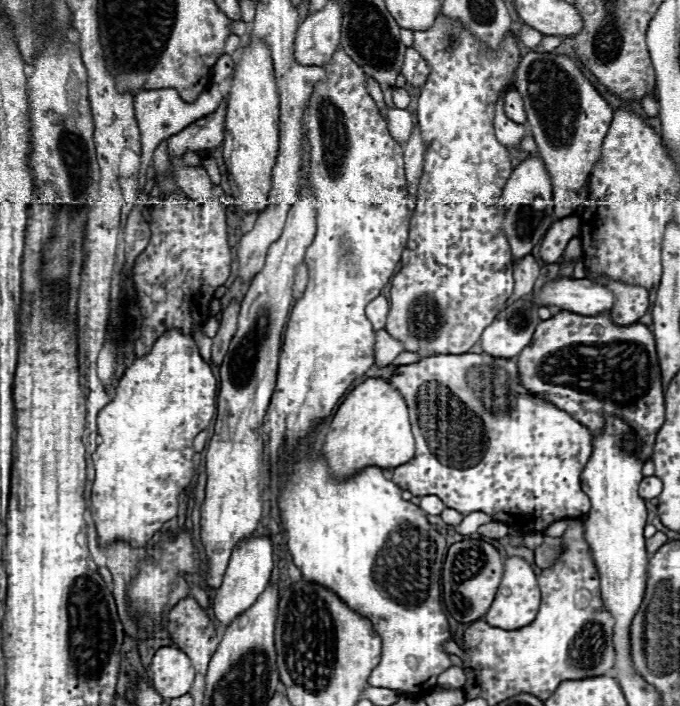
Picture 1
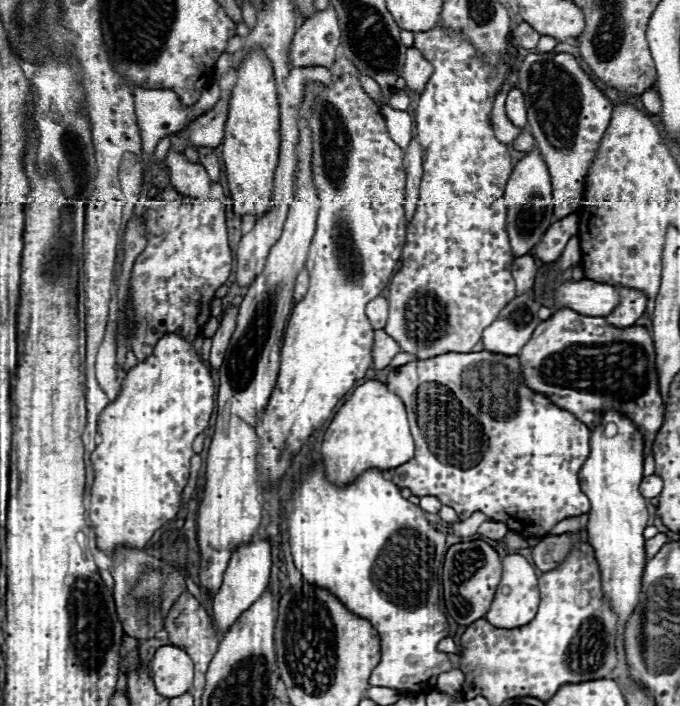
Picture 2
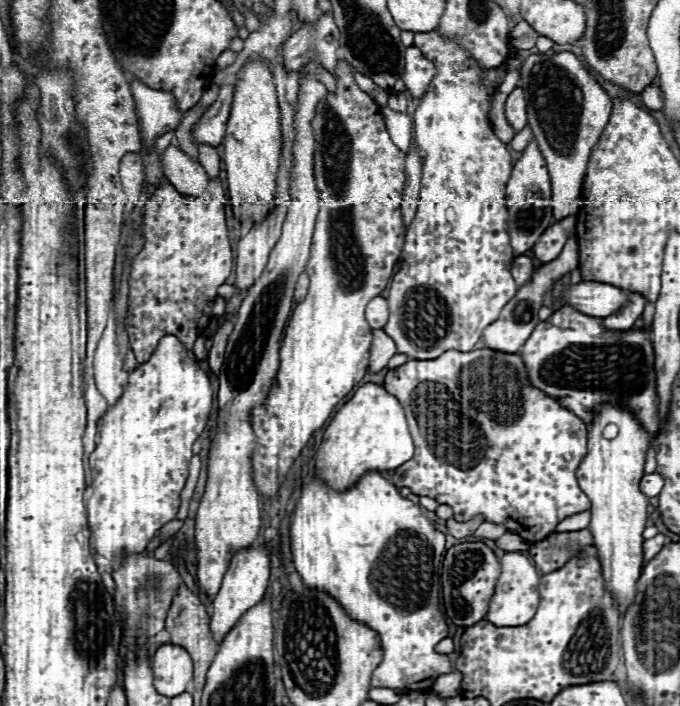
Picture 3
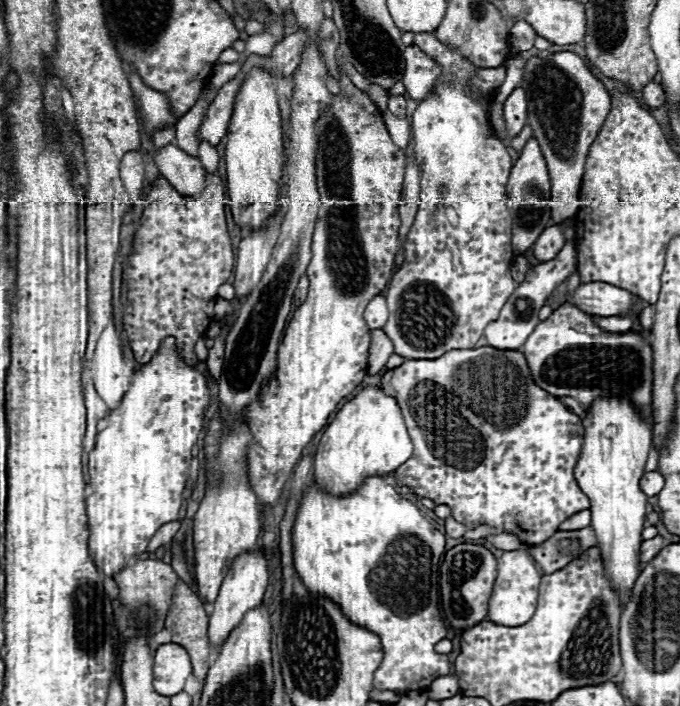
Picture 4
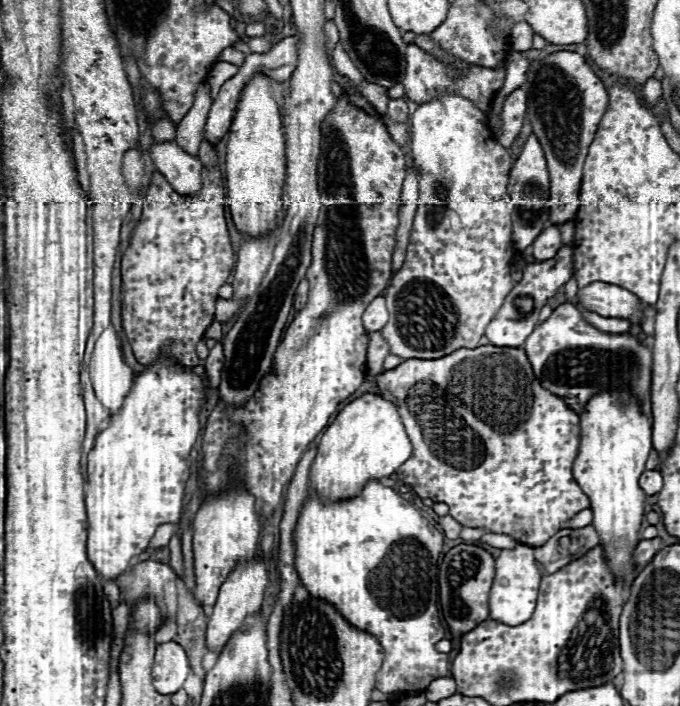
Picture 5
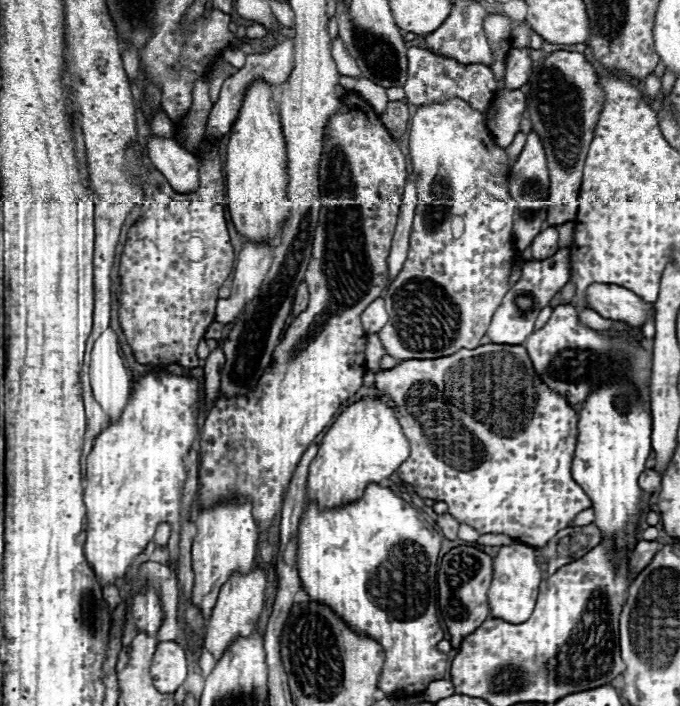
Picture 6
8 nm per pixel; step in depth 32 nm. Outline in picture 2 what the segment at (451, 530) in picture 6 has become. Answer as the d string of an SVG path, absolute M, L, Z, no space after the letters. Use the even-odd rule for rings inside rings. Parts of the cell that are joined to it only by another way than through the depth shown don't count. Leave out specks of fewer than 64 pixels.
M472 514L470 518L466 518L466 520L462 520L462 522L450 524L450 528L452 528L452 532L454 532L456 536L468 538L468 536L476 534L476 528L478 528L482 522L486 522L486 520L488 520L488 518L486 518L484 514Z

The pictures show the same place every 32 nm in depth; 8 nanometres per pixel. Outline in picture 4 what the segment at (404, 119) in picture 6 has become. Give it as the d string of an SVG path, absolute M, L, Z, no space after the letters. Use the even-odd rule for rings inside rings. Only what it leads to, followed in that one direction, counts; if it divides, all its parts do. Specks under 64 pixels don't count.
M390 96L388 110L396 116L406 116L406 98L404 96Z

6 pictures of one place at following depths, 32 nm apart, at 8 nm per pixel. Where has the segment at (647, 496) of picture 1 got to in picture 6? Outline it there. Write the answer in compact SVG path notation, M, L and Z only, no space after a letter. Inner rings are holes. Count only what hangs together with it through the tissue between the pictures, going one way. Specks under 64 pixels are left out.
M644 470L640 474L640 488L648 494L654 494L656 490L660 490L660 480L662 476L656 470Z

